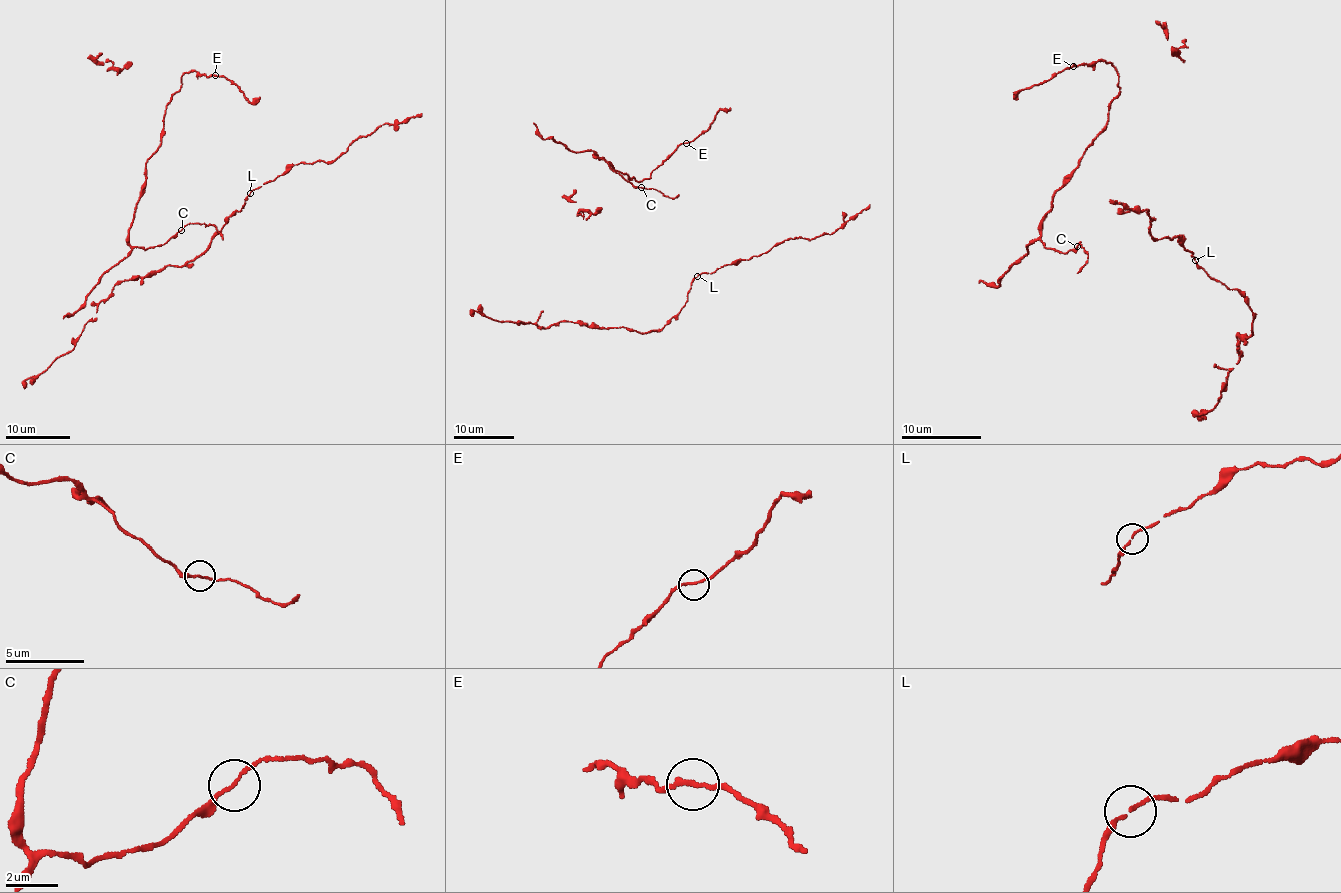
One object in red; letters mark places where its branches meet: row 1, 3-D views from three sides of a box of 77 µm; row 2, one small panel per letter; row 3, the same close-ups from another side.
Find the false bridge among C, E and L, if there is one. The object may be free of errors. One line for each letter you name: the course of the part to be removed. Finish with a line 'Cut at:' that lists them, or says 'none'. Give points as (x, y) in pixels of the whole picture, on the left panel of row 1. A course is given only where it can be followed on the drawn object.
Cut at: none

